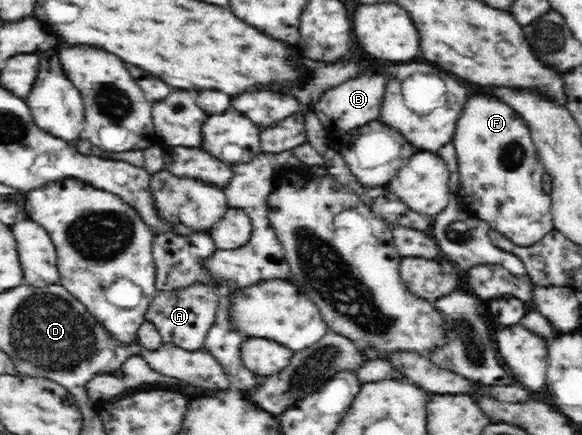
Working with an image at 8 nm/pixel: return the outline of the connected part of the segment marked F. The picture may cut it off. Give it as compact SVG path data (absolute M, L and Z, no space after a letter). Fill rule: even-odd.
M493 95L471 97L463 111L463 117L459 119L459 127L451 142L457 150L457 164L461 171L461 183L457 195L462 198L471 213L489 223L493 230L501 232L513 243L523 247L535 245L554 228L551 213L552 199L543 191L541 182L546 171L531 136L529 122L523 114L507 101Z

